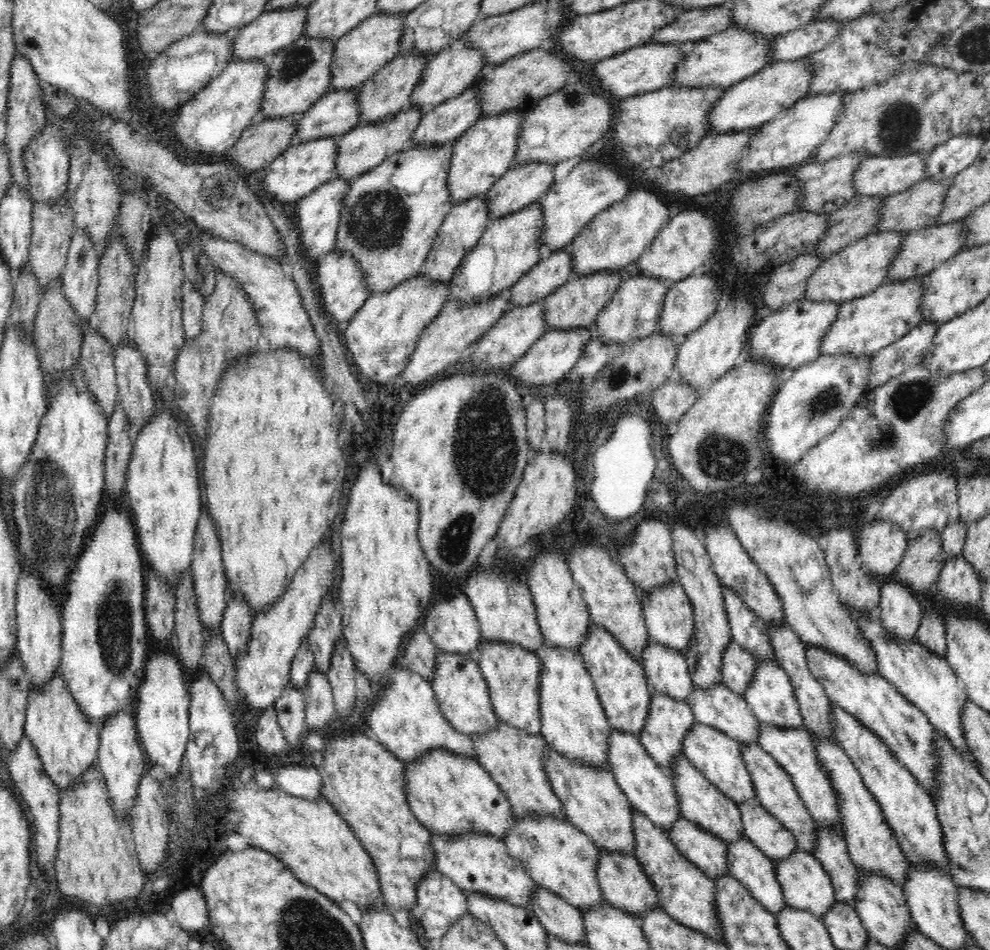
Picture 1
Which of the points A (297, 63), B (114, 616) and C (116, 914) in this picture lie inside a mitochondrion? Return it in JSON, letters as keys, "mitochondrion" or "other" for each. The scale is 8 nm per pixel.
{"A":"mitochondrion","B":"mitochondrion","C":"other"}

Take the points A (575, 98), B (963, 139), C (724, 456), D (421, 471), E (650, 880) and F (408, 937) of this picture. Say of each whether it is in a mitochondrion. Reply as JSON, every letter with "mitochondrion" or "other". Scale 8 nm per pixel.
{"A":"mitochondrion","B":"other","C":"mitochondrion","D":"other","E":"other","F":"other"}

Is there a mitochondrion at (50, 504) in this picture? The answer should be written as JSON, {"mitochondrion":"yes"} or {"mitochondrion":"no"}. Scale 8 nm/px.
{"mitochondrion":"yes"}

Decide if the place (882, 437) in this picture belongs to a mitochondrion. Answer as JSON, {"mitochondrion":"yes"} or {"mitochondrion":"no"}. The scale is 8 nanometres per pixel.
{"mitochondrion":"yes"}

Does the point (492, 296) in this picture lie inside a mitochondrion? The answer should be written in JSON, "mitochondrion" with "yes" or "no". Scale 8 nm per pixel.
{"mitochondrion":"no"}

